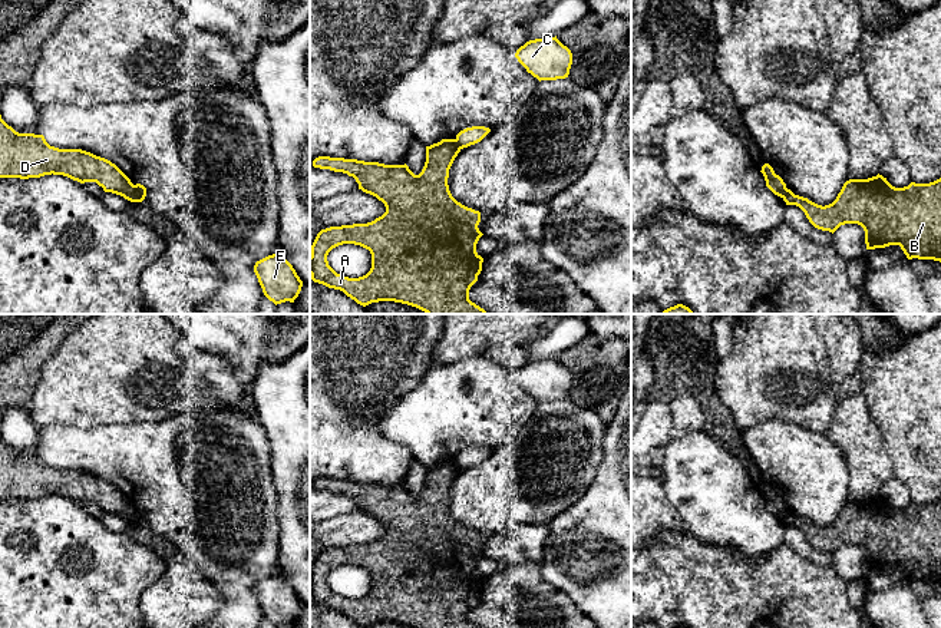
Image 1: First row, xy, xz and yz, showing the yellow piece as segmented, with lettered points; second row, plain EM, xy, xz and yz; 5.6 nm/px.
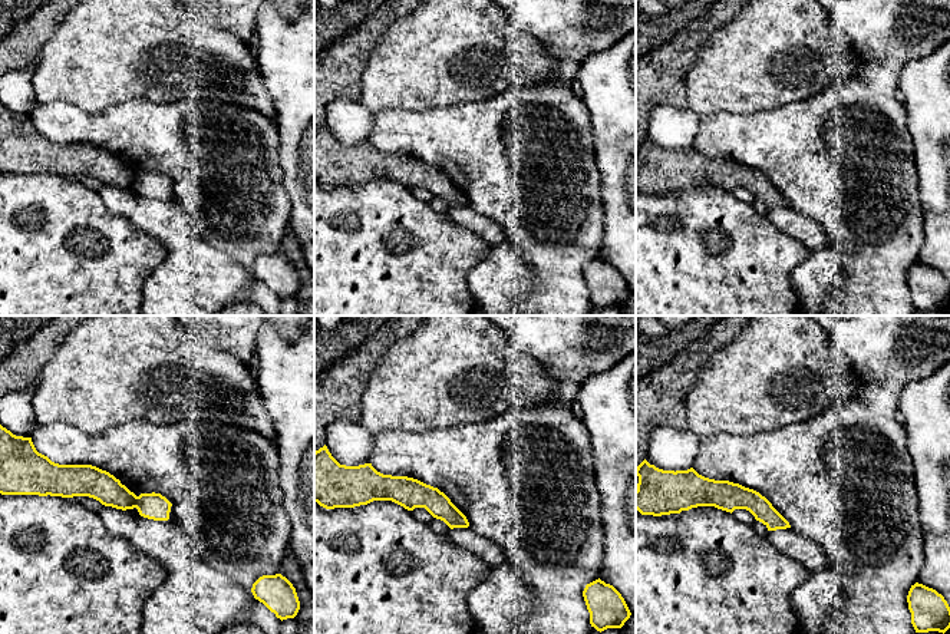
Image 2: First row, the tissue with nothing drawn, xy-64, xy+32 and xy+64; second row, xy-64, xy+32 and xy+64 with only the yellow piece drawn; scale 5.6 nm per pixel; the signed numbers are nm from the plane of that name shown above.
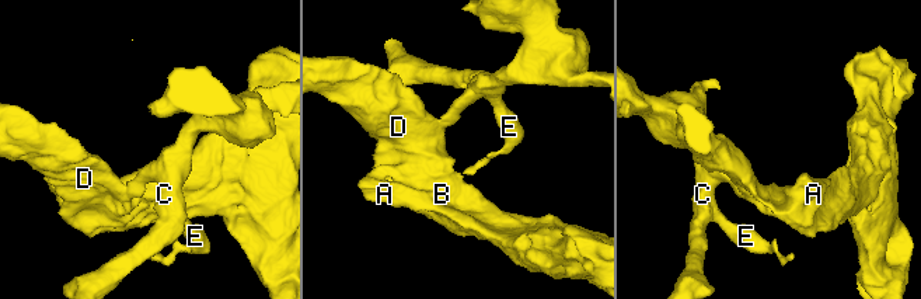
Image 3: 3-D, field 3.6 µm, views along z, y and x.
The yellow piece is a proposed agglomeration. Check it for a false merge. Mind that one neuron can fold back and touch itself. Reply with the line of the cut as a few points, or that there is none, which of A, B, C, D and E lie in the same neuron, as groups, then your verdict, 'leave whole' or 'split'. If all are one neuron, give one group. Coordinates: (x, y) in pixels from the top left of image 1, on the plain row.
xz (454, 460), (461, 469) | A B D / C E | split

